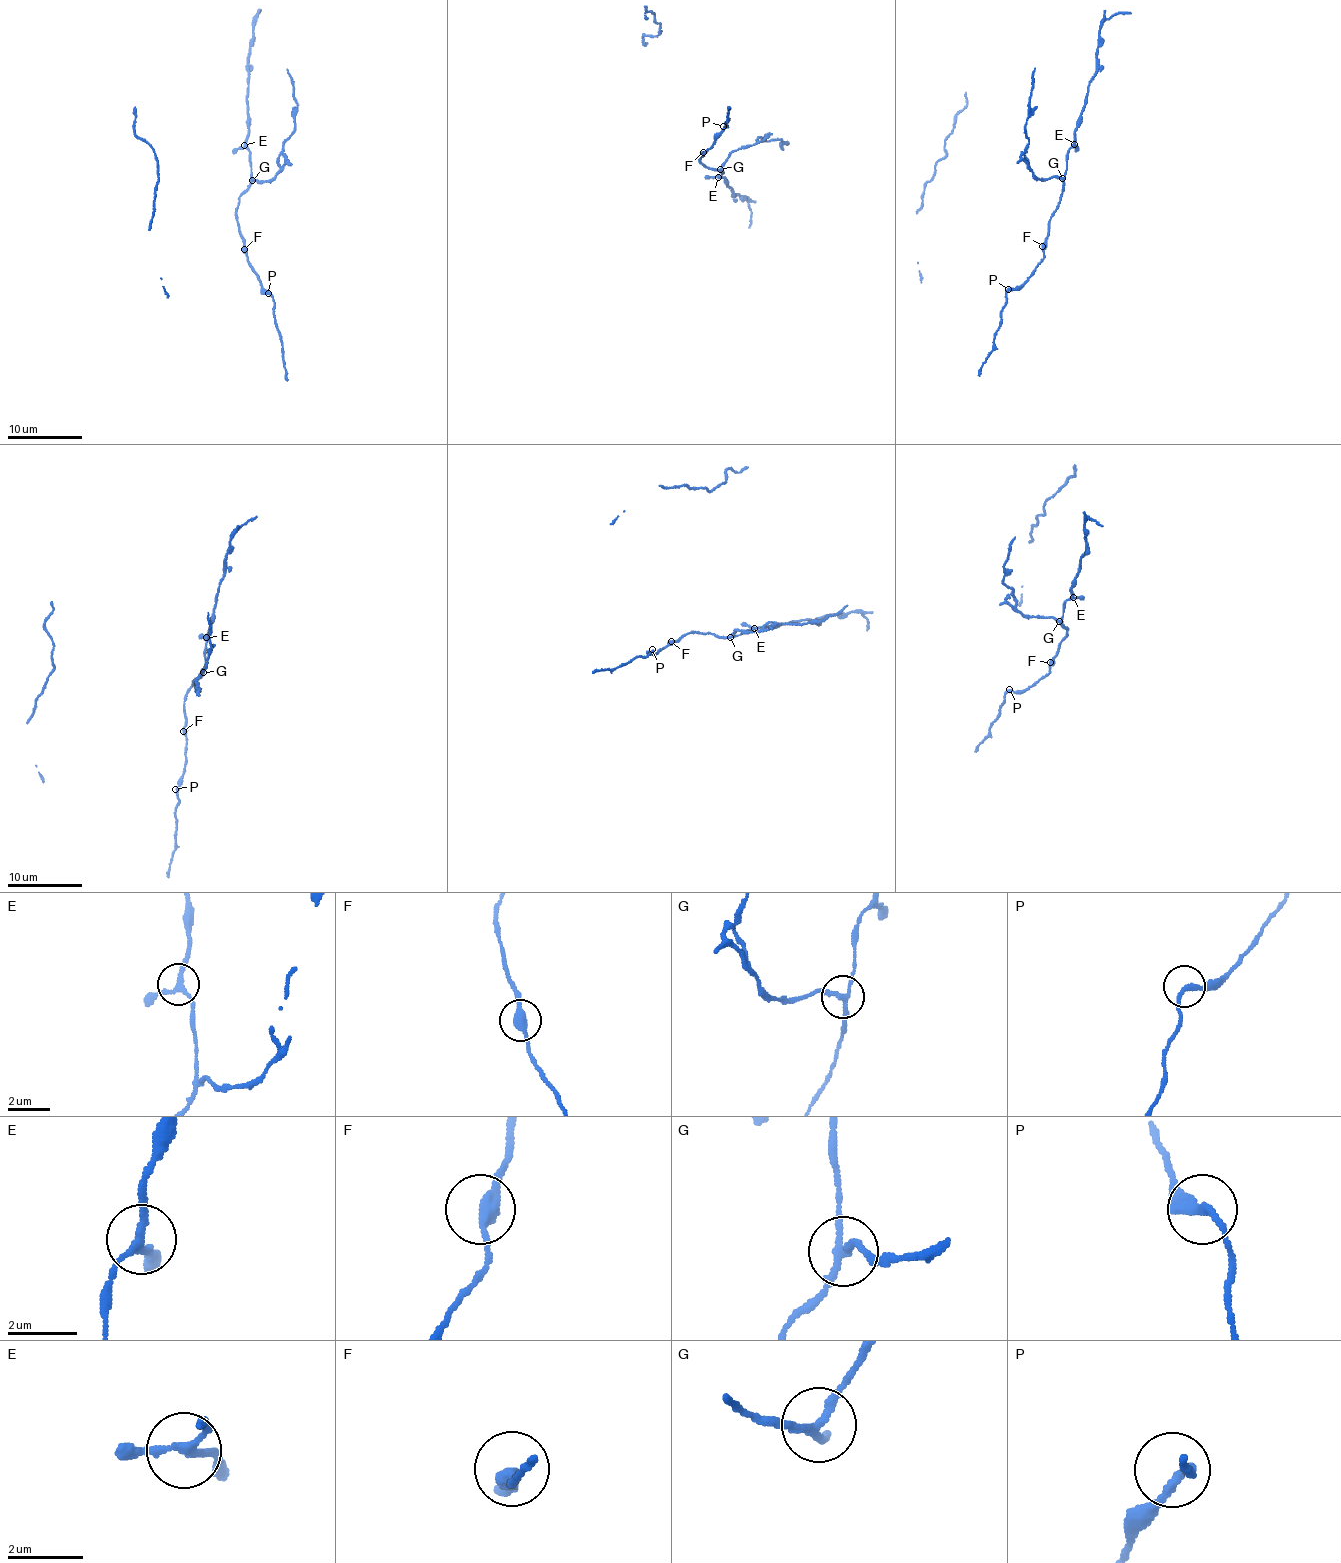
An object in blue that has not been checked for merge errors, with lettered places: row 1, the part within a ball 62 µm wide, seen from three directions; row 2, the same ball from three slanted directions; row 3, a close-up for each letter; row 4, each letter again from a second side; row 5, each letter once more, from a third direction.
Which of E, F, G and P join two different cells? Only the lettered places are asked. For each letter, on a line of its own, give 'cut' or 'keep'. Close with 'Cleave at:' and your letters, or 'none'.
E: keep
F: keep
G: cut
P: keep
Cleave at: G

